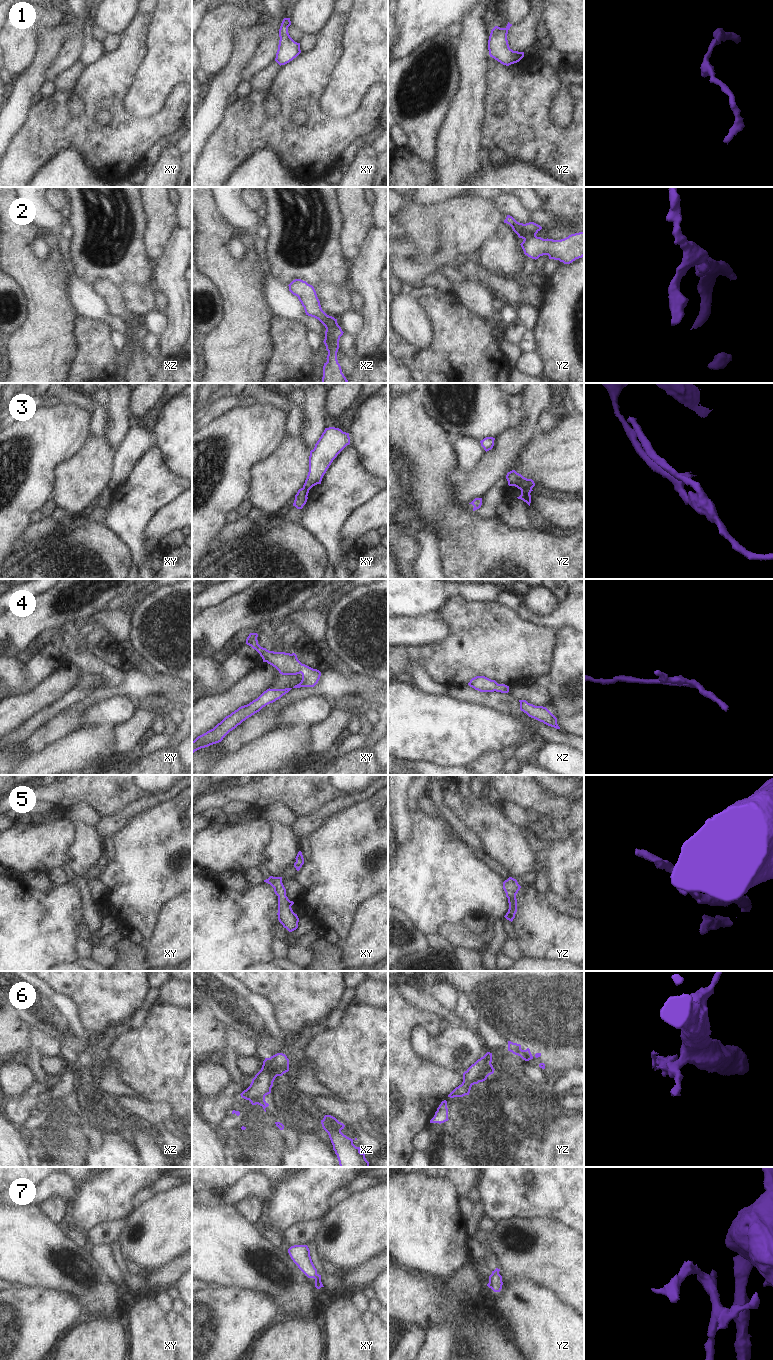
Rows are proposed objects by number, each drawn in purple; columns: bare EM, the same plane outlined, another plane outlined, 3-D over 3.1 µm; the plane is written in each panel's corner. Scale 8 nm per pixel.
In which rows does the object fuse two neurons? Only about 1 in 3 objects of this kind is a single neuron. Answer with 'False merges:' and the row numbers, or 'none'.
False merges: 2, 3, 6

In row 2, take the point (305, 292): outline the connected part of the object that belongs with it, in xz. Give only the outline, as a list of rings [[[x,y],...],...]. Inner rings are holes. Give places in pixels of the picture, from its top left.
[[[301,279],[293,280],[289,285],[289,291],[298,297],[305,313],[308,316],[318,319],[326,329],[337,323],[337,319],[327,315],[321,308],[314,287]]]

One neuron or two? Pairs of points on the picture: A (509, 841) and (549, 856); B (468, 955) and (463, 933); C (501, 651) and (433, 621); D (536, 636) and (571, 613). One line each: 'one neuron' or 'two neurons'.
A: two neurons
B: two neurons
C: two neurons
D: two neurons

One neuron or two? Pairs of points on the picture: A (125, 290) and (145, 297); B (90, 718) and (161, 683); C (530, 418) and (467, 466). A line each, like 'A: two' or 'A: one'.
A: one
B: two
C: two

